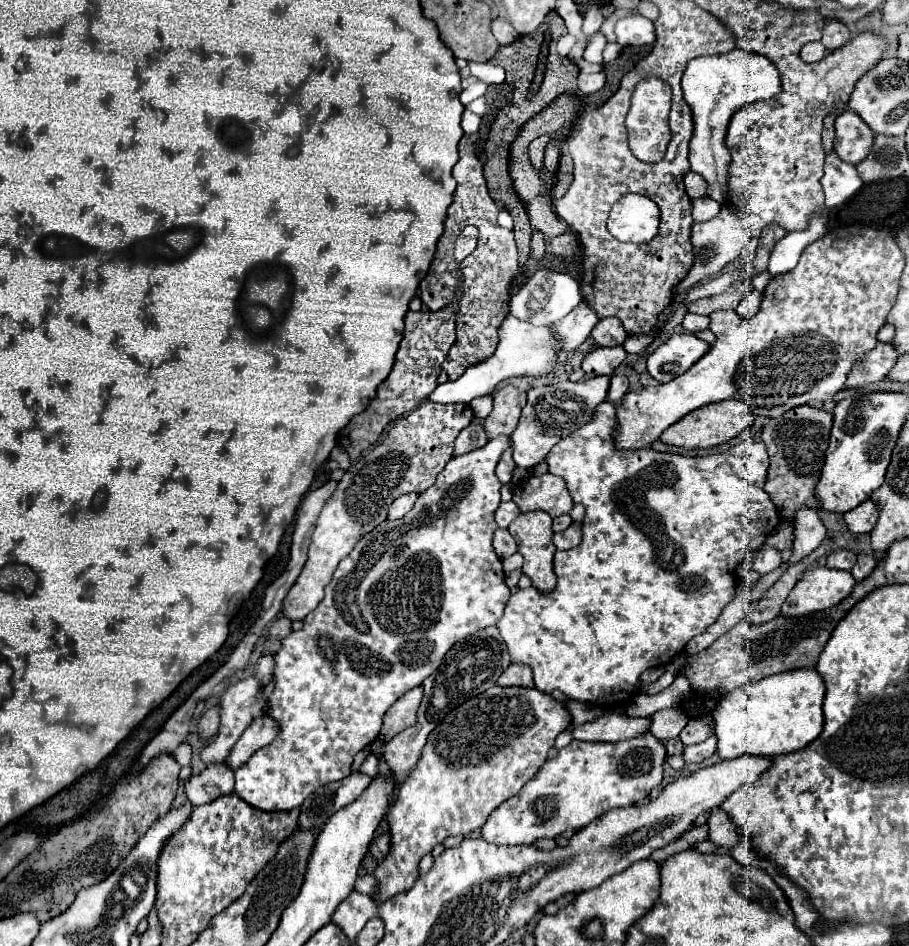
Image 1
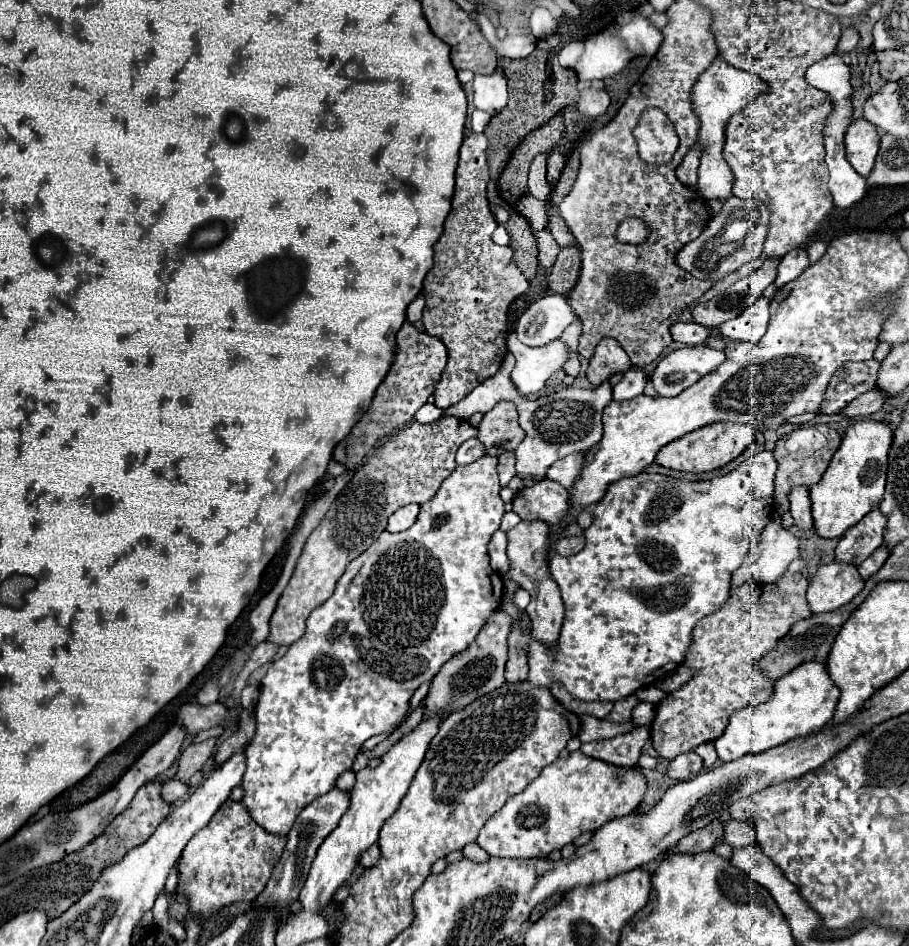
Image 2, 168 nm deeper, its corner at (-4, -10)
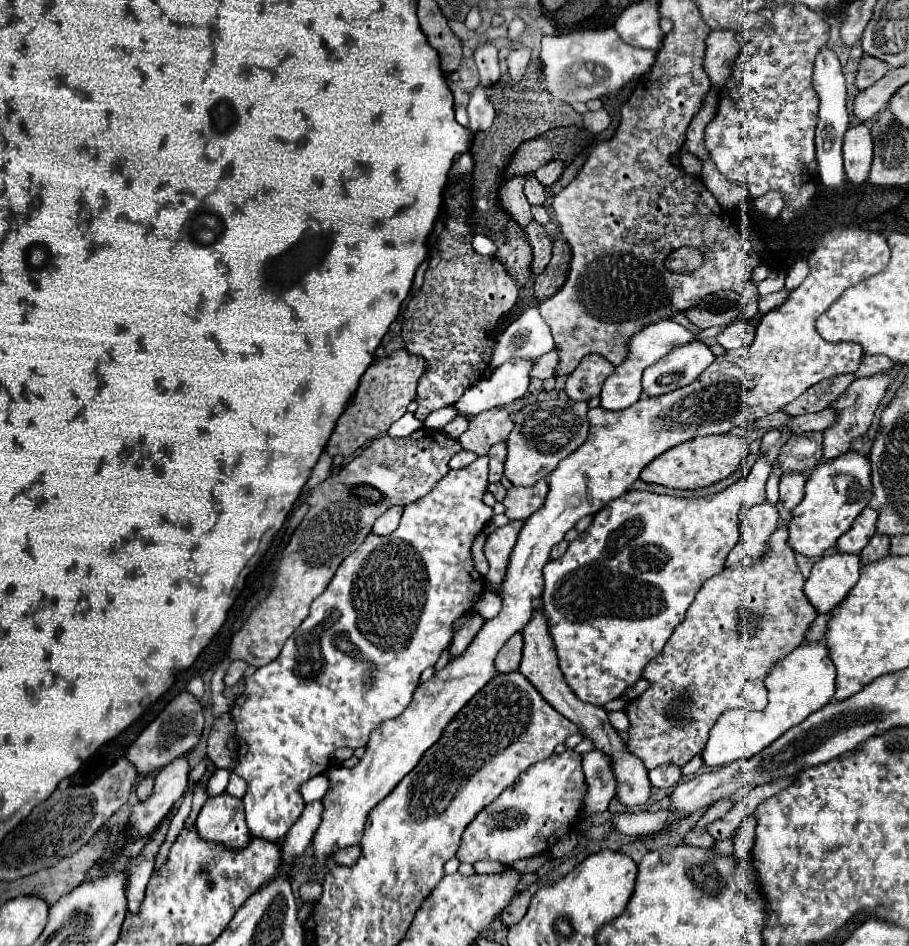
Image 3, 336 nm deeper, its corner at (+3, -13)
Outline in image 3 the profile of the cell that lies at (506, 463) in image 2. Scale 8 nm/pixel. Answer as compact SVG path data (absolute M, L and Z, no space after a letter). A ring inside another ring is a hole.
M494 444L488 452L490 458L490 482L500 482L504 476L504 462L506 462L506 444Z

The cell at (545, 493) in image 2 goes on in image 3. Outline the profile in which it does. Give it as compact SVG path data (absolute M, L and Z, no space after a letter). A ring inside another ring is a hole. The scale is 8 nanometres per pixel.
M540 480L532 488L512 486L506 492L502 504L506 506L506 516L510 520L528 520L540 506L544 506L548 496L548 482Z

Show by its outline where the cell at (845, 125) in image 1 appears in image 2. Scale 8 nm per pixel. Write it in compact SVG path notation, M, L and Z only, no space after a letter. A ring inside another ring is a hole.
M857 119L851 123L845 135L845 147L847 147L847 159L853 165L853 169L867 177L875 165L875 157L879 151L879 131L873 123L867 123L867 119Z

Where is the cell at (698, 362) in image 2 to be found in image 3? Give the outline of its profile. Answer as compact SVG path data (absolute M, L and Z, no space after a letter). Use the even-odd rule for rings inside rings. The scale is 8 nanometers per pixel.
M690 342L672 350L654 366L644 370L642 386L648 396L662 396L682 386L692 384L712 362L712 350L702 342Z

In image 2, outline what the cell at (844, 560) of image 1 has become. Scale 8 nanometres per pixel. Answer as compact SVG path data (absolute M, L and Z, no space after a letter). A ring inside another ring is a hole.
M875 509L871 515L866 515L843 539L839 539L839 545L835 549L835 559L841 563L861 565L881 543L883 543L883 529L885 529L887 517Z

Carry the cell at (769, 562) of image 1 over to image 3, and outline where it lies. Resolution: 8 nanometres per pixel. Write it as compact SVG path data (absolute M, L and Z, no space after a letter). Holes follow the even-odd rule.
M768 502L742 512L740 542L752 562L760 562L768 556L770 536L778 528L778 510Z

